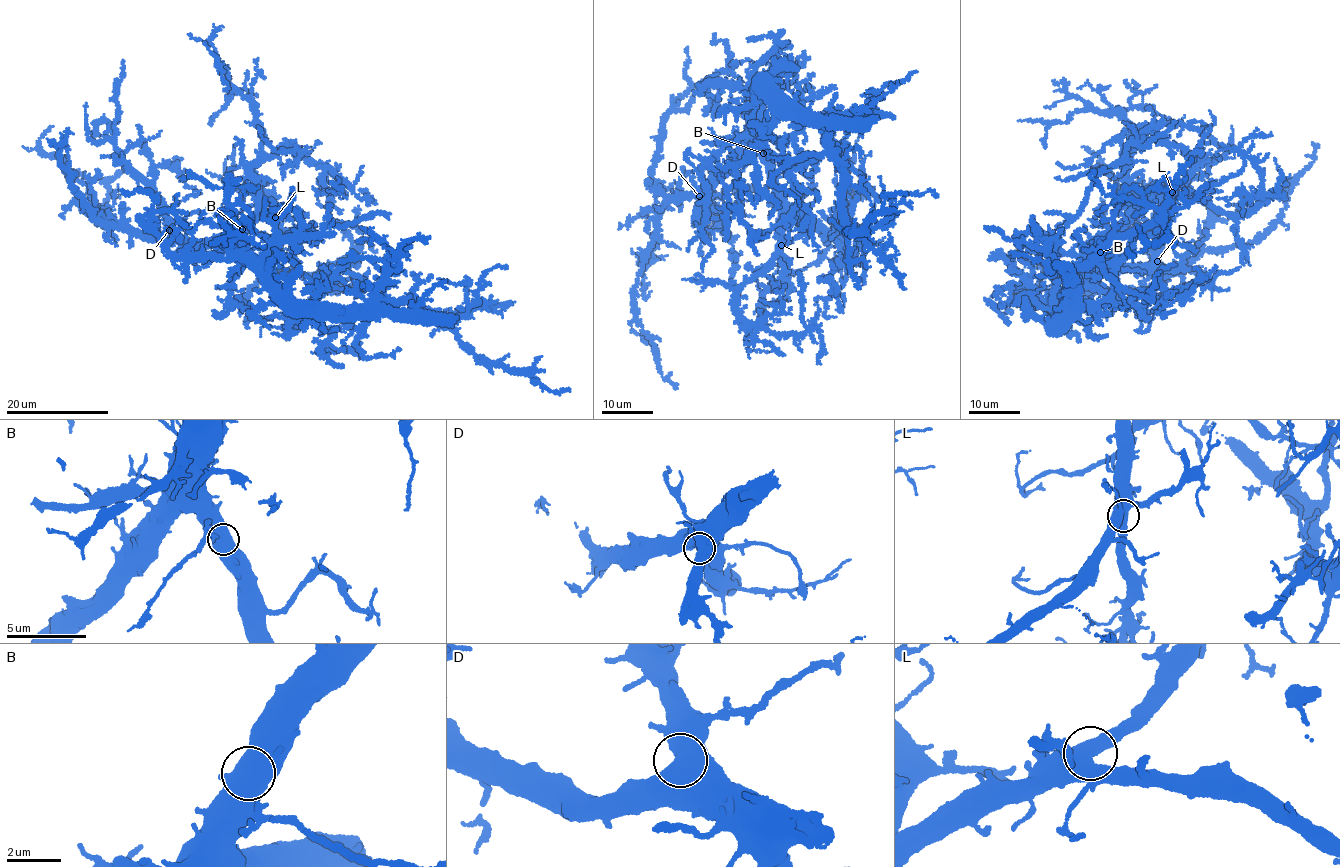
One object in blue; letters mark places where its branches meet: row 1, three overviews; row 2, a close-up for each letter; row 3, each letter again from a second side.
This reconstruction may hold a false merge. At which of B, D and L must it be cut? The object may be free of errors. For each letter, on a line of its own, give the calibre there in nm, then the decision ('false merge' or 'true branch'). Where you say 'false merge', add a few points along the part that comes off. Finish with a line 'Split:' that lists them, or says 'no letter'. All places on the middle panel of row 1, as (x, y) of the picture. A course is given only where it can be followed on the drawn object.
B: 900 nm | true branch
D: 700 nm | true branch
L: 700 nm | true branch
Split: no letter

